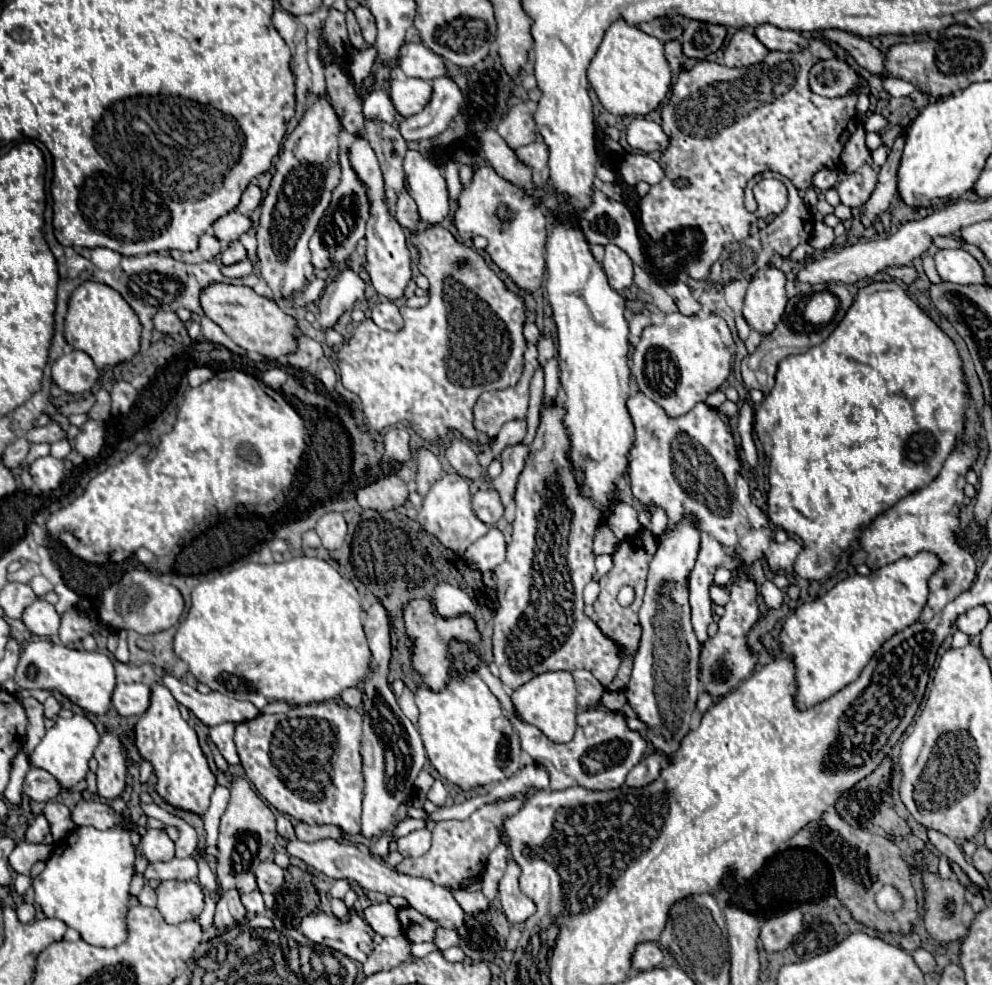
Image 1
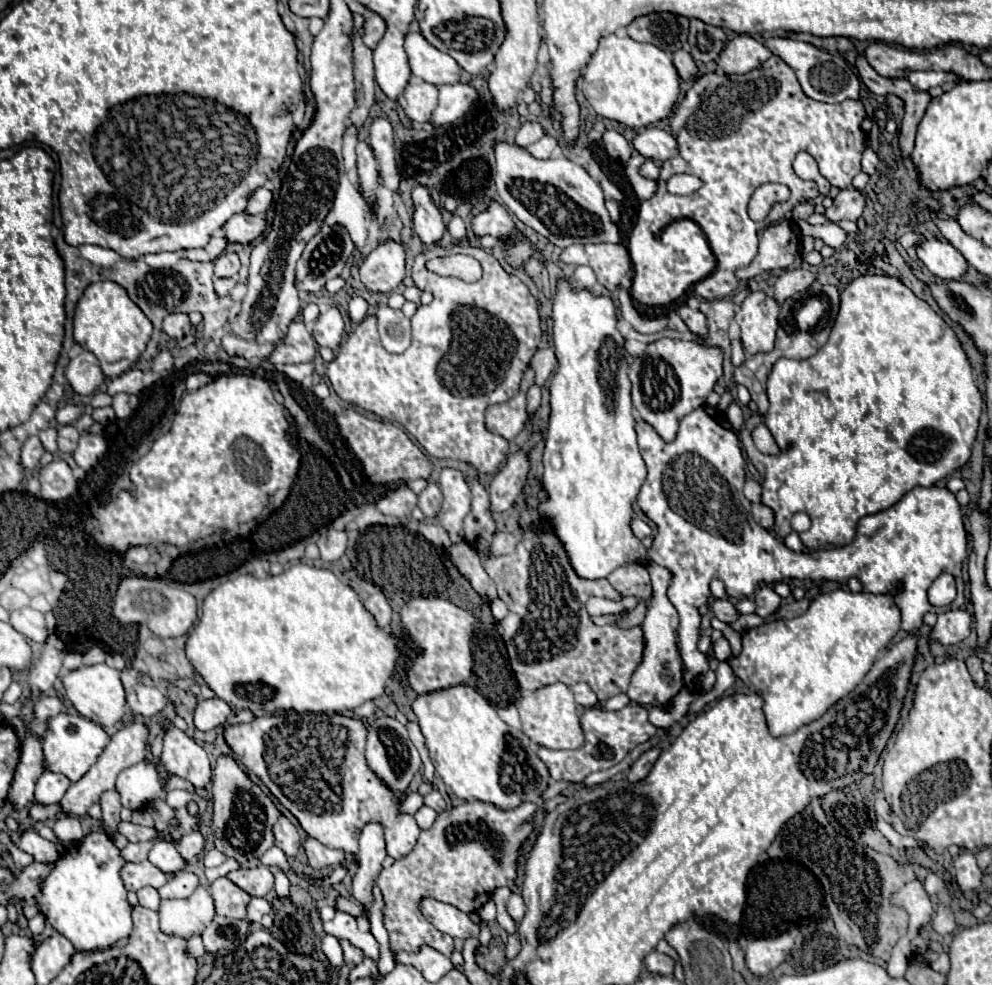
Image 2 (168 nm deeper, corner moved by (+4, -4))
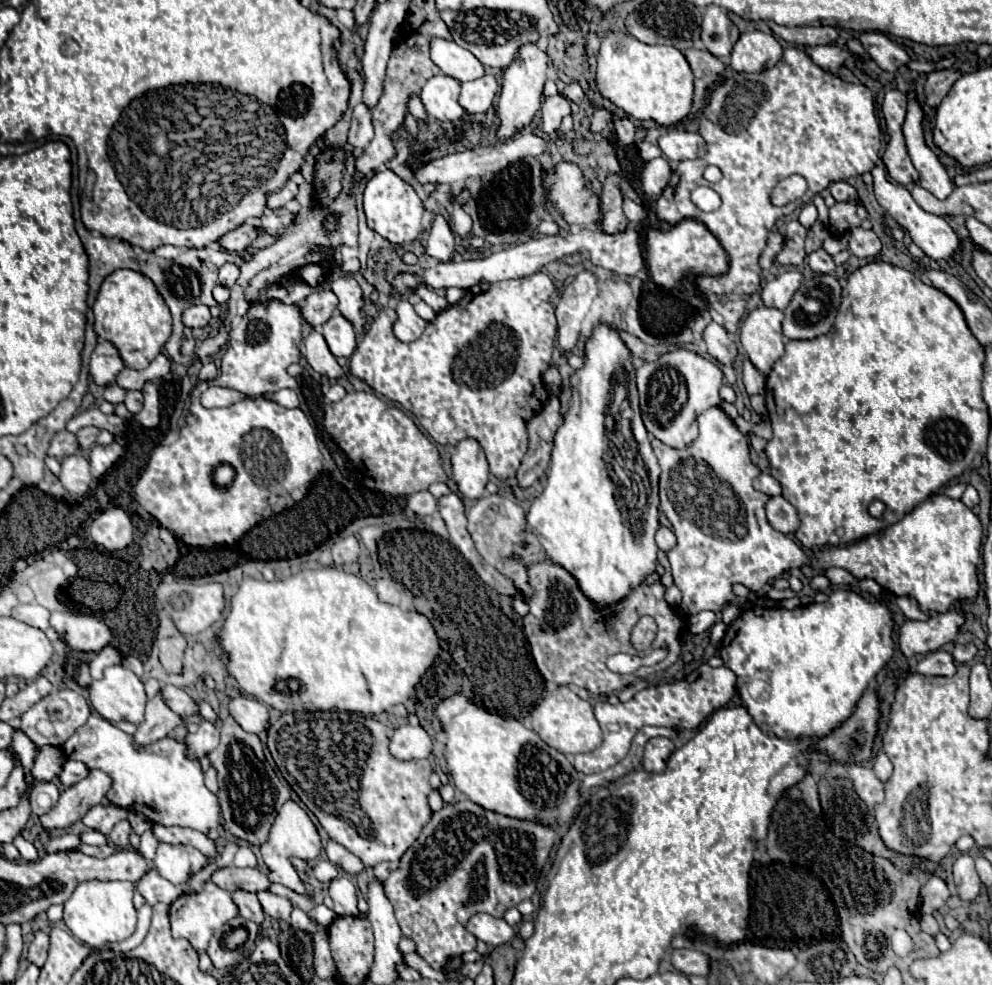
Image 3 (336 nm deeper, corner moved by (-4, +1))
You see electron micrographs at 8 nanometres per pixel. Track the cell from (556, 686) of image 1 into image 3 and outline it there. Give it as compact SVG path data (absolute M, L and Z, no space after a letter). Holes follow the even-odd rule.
M559 687L551 691L531 713L533 717L533 731L553 749L565 753L565 755L577 755L577 753L589 753L601 745L601 727L593 715L593 707L589 701L581 699L575 691L567 687Z

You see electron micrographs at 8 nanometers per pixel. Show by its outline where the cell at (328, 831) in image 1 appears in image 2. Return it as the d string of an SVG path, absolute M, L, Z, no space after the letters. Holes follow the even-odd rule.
M307 838L303 840L303 848L307 852L307 858L311 862L313 868L325 868L325 866L335 866L341 864L345 860L345 852L343 850L335 850L335 848L327 848L325 844L321 844L315 838Z

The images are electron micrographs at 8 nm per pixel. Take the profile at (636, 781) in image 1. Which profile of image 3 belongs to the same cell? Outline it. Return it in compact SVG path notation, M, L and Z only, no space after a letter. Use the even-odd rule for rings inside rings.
M653 737L645 745L645 757L643 757L643 767L645 771L651 773L663 773L667 767L669 755L675 751L675 745L667 737Z

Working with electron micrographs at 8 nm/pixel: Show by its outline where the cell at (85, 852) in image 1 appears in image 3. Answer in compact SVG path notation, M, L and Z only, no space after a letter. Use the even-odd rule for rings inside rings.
M87 881L77 885L69 901L65 901L63 921L71 933L87 947L101 947L105 943L119 943L133 935L137 911L133 907L135 885L131 881Z

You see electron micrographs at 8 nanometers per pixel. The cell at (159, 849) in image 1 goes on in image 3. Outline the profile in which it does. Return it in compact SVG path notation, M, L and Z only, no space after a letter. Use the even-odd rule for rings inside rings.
M159 843L153 863L167 881L173 885L183 885L191 875L199 873L209 863L209 859L191 845Z

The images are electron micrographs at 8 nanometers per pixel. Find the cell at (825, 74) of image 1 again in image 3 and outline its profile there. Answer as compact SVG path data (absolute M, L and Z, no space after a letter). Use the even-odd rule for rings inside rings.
M817 45L817 47L807 47L807 55L811 57L813 63L821 65L821 69L837 75L839 67L849 57L849 51L845 51L837 45Z

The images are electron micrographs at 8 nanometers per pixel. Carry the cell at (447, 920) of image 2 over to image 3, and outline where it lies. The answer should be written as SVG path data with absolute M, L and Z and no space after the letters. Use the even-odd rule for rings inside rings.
M479 913L475 917L471 917L467 921L467 929L481 941L485 941L487 945L495 947L495 945L503 945L503 943L511 943L517 933L511 925L507 925L505 919L495 919L489 917L487 913Z

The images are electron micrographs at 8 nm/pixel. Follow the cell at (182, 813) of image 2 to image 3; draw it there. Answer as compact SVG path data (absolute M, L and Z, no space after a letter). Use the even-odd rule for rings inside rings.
M91 715L89 721L63 745L63 751L69 759L83 761L89 769L105 771L113 781L107 793L110 803L141 813L151 823L165 827L189 827L203 833L219 829L221 825L217 795L205 787L201 763L199 759L189 757L183 741L163 737L157 743L135 747L129 733L123 733L101 715Z

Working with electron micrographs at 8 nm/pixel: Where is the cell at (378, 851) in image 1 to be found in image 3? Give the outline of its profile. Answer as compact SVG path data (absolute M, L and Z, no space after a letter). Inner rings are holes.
M317 861L313 865L313 875L323 881L323 883L329 883L333 877L337 877L337 867L329 861Z

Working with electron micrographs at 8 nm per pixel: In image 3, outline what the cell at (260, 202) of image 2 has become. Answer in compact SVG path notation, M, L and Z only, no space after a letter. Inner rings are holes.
M287 181L287 185L285 185L279 193L269 195L267 205L269 205L271 209L281 209L281 207L285 207L295 195L297 195L297 185L295 185L293 181Z

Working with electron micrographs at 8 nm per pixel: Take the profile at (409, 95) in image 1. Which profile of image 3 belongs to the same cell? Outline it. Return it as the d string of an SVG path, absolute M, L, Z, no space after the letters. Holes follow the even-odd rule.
M435 75L425 83L419 97L429 117L439 121L457 121L467 115L467 111L459 105L459 93L461 85L457 79L449 75Z

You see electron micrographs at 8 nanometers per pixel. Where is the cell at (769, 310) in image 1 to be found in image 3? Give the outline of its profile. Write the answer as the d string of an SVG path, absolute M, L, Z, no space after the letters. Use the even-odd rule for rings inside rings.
M759 305L747 315L741 323L739 339L747 351L749 361L757 367L761 375L767 375L775 361L783 355L783 331L781 331L783 313L779 309L769 309Z

